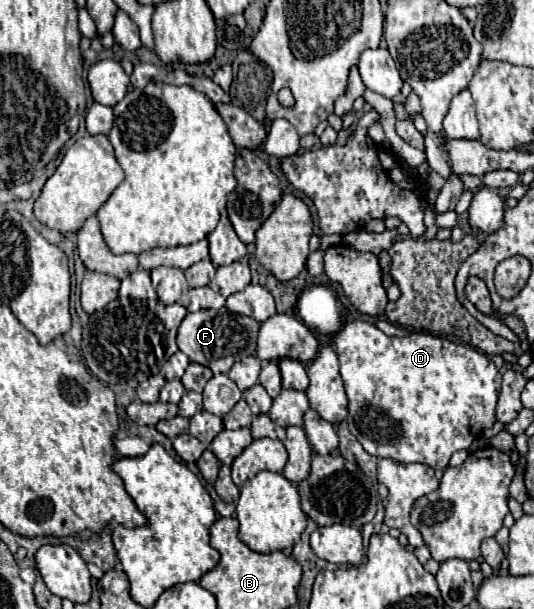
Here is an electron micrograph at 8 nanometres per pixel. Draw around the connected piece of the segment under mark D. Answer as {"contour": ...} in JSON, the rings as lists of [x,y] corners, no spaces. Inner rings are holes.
{"contour":[[[368,321],[342,325],[332,341],[350,399],[346,423],[350,433],[370,455],[390,457],[398,463],[422,463],[432,469],[446,469],[452,453],[468,449],[484,429],[494,425],[502,375],[496,365],[474,347],[418,331],[406,337],[388,337]]]}

